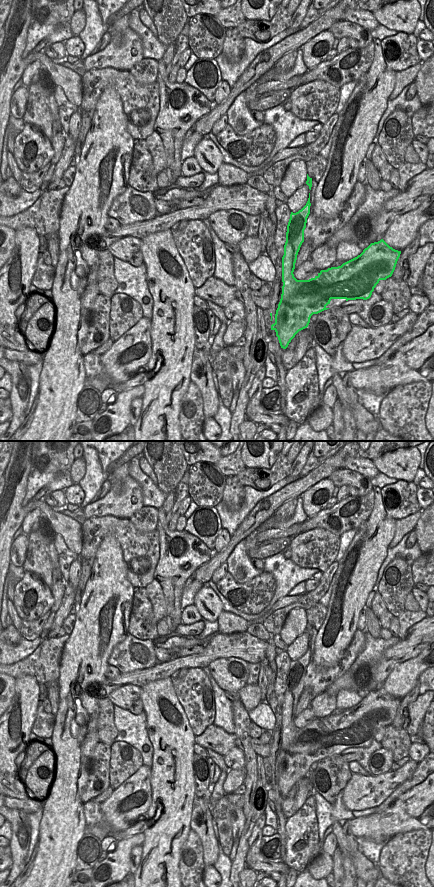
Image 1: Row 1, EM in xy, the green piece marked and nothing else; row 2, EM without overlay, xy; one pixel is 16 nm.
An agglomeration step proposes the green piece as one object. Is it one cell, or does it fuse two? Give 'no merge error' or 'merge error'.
merge error

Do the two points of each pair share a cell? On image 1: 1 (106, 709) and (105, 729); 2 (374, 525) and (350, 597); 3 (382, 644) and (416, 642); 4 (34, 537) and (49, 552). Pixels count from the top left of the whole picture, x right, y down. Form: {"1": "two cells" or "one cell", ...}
{"1": "one cell", "2": "one cell", "3": "two cells", "4": "one cell"}

